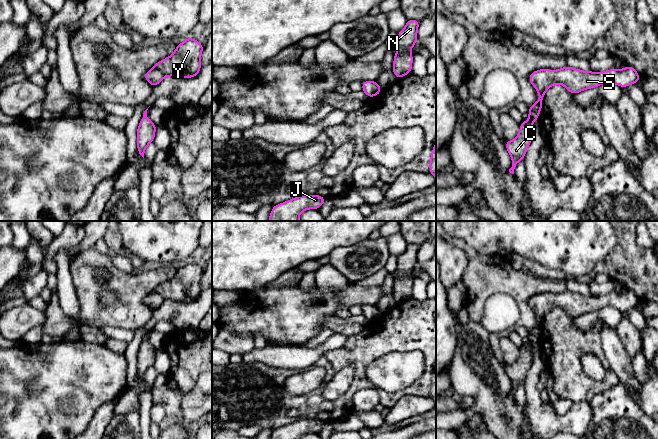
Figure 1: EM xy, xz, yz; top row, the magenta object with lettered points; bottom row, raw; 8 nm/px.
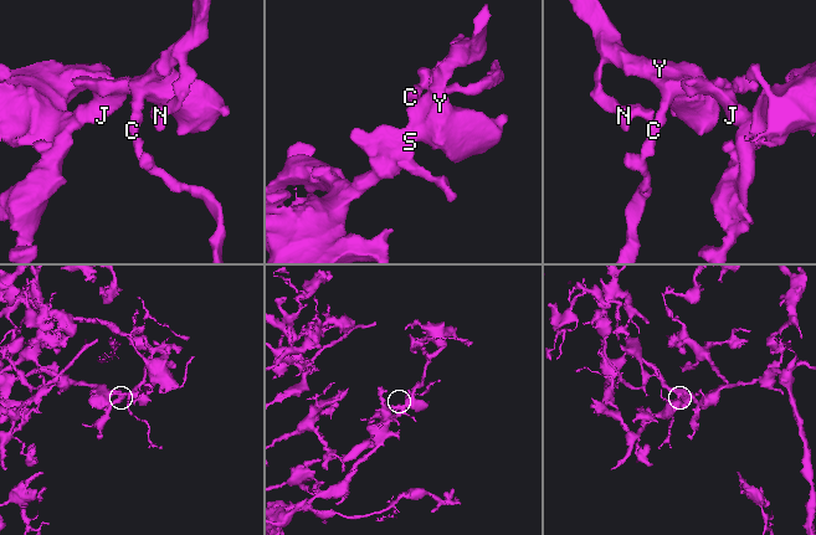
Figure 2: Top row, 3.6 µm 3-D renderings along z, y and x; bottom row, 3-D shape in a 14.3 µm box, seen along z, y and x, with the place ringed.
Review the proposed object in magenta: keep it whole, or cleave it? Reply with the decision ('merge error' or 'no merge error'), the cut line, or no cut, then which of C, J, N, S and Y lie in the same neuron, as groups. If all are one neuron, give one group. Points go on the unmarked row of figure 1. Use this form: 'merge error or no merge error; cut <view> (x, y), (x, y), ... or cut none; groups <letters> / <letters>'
no merge error; cut none; groups C J N S Y

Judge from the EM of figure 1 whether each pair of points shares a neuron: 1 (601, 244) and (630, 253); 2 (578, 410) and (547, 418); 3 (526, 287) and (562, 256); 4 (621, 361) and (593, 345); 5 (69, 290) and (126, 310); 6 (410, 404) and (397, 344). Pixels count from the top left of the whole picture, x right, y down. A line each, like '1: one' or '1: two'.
1: two
2: one
3: two
4: two
5: two
6: two

